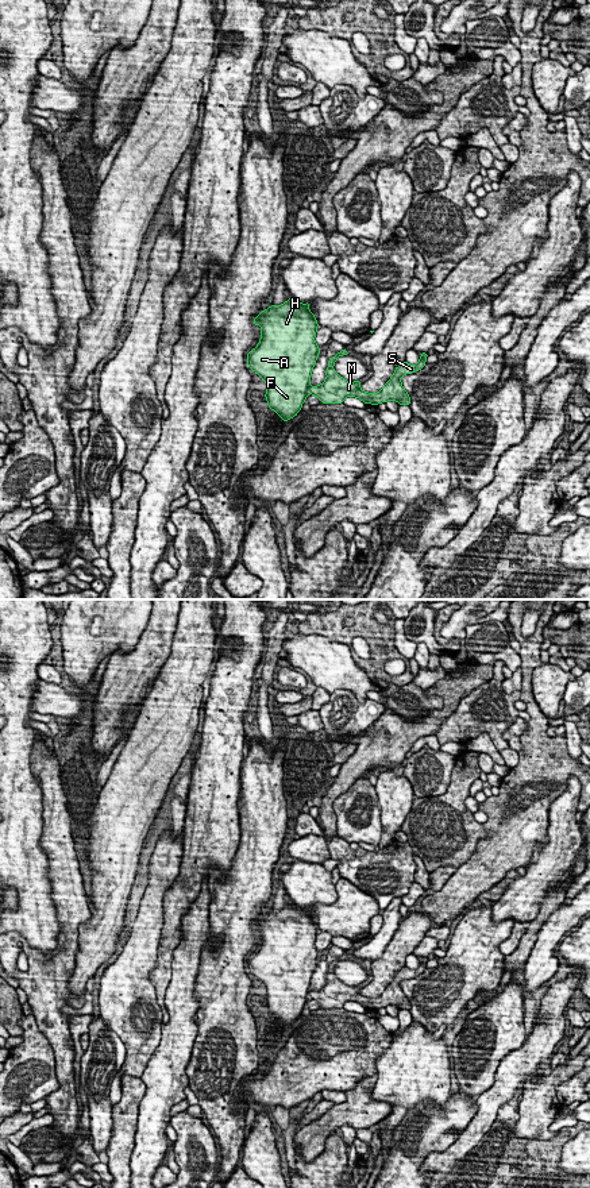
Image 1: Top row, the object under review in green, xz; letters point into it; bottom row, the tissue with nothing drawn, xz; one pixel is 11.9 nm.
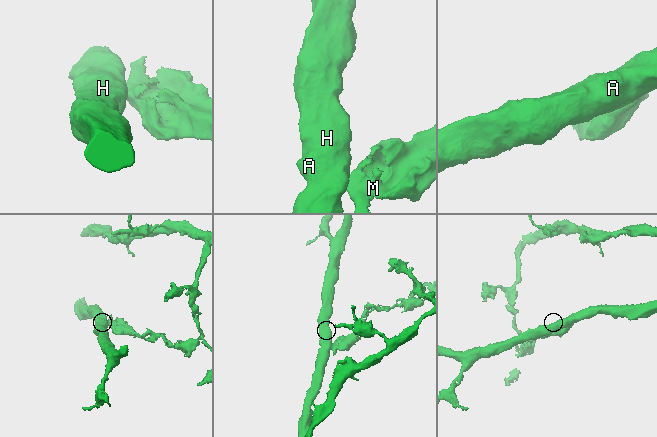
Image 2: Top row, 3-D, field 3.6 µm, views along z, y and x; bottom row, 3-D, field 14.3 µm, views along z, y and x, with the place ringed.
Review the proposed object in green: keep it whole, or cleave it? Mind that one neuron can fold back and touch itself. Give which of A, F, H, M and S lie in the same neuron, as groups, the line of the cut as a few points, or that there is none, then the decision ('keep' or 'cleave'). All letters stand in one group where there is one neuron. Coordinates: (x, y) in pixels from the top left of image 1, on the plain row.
A F H / M S | xz (308, 992), (309, 996) | cleave

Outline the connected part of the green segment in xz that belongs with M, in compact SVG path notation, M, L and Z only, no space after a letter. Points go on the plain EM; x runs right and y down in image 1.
M342 954L335 961L329 963L328 973L325 976L327 983L319 991L311 991L309 998L316 1000L321 1008L343 1008L346 1002L356 1002L365 1008L378 1010L386 1006L397 1006L400 1010L410 1010L410 1002L401 988L401 981L419 976L425 971L428 958L421 957L417 969L401 968L396 972L392 983L378 998L367 998L360 994L359 986L350 987L342 983L335 975L333 969L342 960L350 960L347 954Z

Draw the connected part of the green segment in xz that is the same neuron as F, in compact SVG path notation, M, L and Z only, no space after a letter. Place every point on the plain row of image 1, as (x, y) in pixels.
M289 902L254 923L262 932L261 945L247 958L247 969L265 984L269 1012L284 1026L301 1015L321 956L315 946L319 929L309 910Z

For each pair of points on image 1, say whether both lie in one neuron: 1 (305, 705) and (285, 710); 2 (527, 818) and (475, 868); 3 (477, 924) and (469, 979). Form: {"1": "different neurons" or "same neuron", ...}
{"1": "same neuron", "2": "same neuron", "3": "same neuron"}

